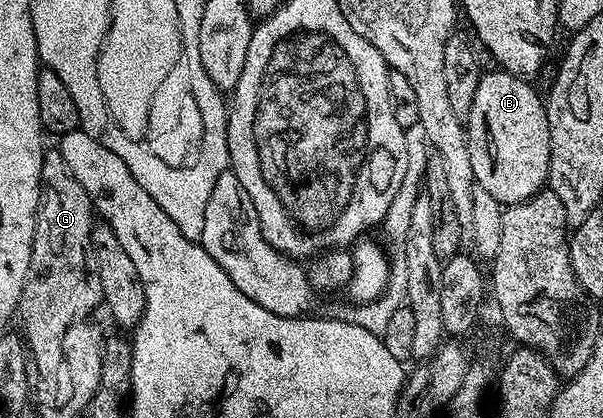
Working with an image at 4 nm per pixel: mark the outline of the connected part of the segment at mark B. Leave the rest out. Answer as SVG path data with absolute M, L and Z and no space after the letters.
M491 68L484 73L477 84L477 92L473 96L473 104L469 108L469 116L465 119L467 131L467 147L469 148L469 164L473 164L475 184L485 188L493 200L504 207L529 200L547 186L549 172L549 116L547 104L542 93L538 94L530 86L526 77L510 74L508 70Z

